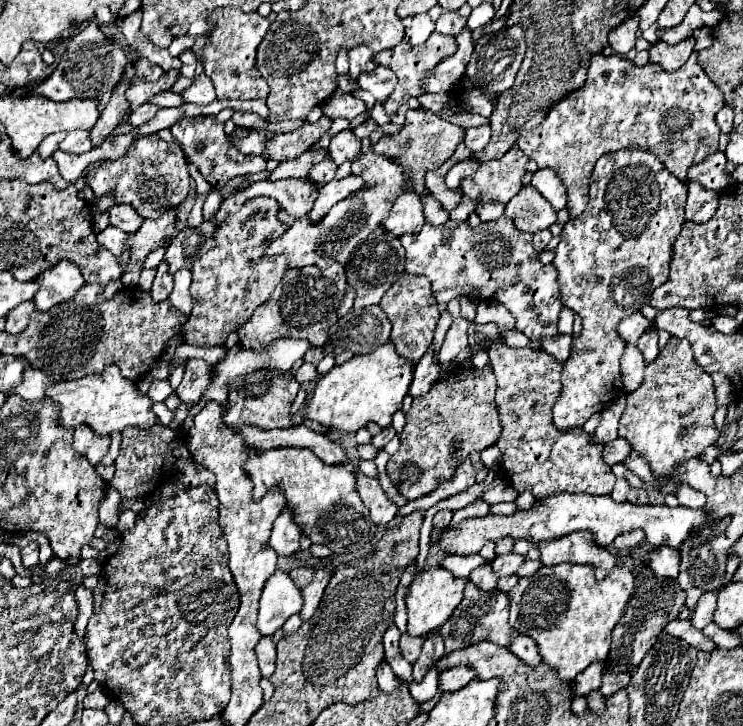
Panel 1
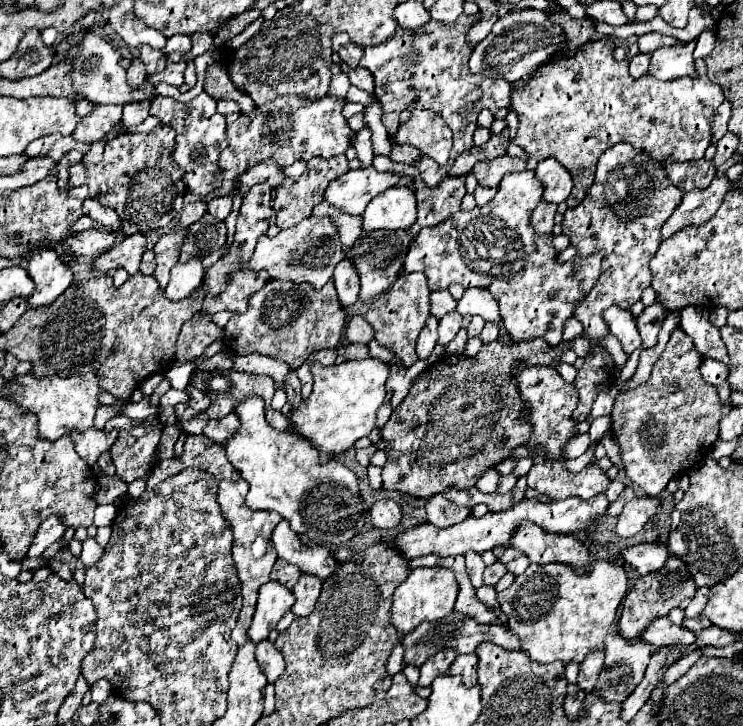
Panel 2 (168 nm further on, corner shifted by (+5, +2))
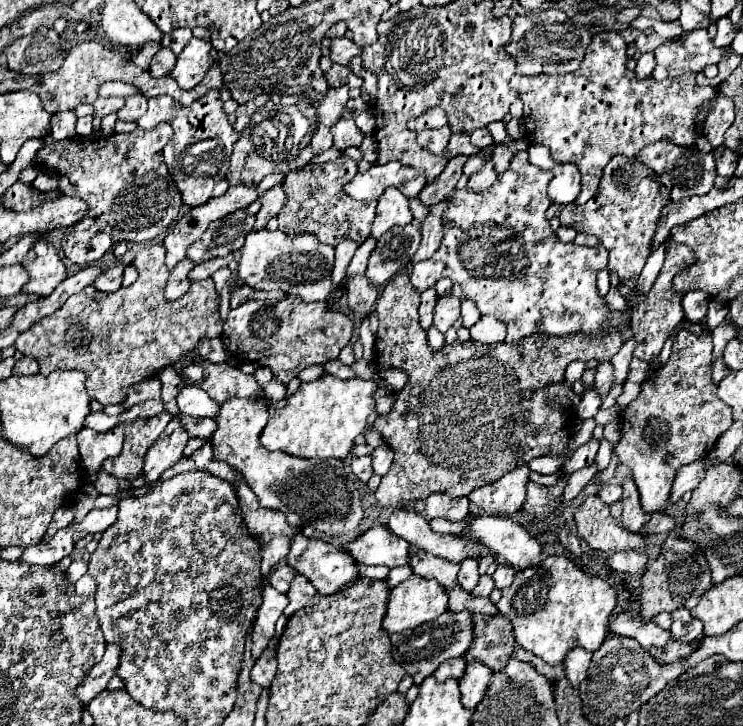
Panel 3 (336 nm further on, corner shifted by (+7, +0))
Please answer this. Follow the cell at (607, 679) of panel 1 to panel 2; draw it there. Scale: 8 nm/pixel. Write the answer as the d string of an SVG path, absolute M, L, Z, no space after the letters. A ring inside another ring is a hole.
M592 652L584 658L584 662L580 664L580 674L578 674L578 688L584 692L592 692L600 674L604 662L604 654L602 652Z

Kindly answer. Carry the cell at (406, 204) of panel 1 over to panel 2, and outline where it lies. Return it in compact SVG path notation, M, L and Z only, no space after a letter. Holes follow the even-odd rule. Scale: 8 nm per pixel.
M392 186L374 198L364 218L364 230L408 230L416 222L416 198L406 186Z

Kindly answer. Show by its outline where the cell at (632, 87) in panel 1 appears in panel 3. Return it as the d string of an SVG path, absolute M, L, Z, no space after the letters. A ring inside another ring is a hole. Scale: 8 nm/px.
M600 32L592 36L586 56L578 70L570 74L536 74L536 76L512 76L510 88L518 92L524 102L524 128L526 138L532 146L548 146L556 162L572 162L582 174L582 192L574 204L584 204L598 190L598 182L604 166L616 154L634 158L644 146L656 140L670 140L678 146L694 146L696 138L702 136L706 116L712 108L712 100L718 90L710 84L702 84L696 72L682 74L678 78L668 78L664 82L648 78L636 78L632 70L626 68L626 42L618 32Z

